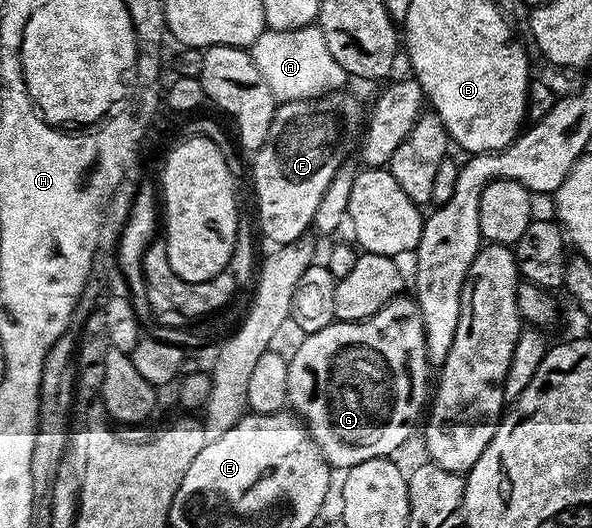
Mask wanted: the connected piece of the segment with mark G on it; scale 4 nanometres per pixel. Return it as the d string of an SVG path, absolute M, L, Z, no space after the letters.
M406 296L392 298L376 315L363 321L335 321L324 327L324 331L307 333L301 338L298 350L289 354L289 408L298 414L310 438L335 470L345 471L368 459L394 455L423 420L432 389L432 366L426 354L420 307L413 296Z

